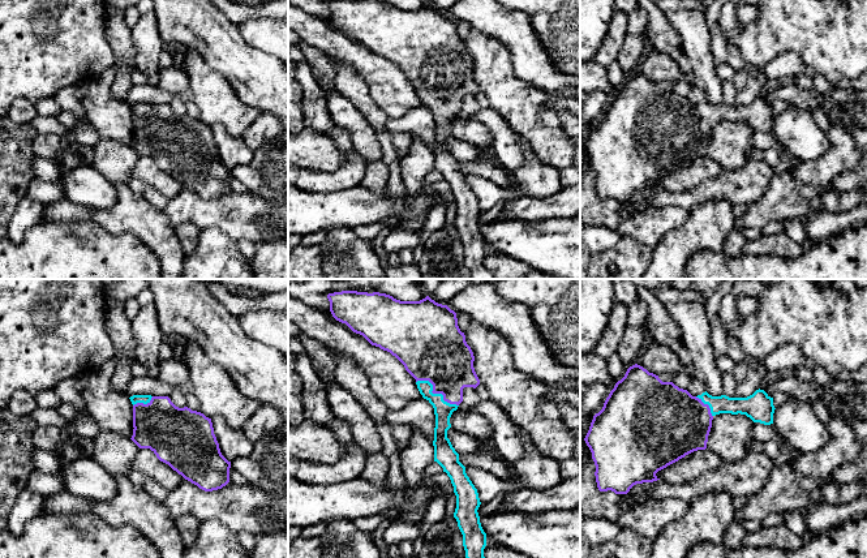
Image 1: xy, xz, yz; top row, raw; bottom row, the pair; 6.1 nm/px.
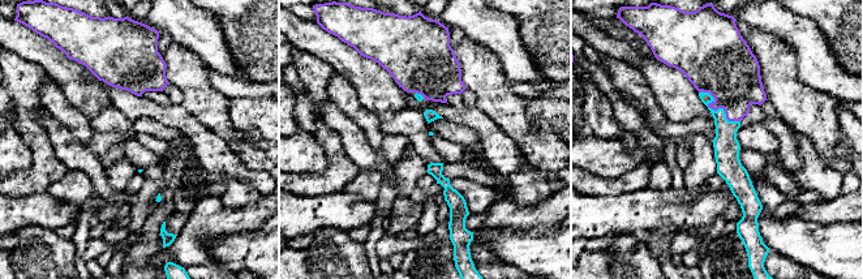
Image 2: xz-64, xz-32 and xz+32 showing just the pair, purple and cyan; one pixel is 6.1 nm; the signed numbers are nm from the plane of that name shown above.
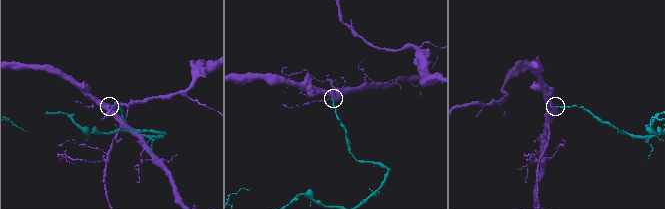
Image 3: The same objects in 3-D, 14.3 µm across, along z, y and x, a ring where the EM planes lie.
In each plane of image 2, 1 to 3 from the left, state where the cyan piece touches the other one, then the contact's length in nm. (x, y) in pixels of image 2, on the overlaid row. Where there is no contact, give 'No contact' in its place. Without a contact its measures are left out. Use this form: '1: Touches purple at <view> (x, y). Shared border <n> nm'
1: No contact
2: Touches purple at xz-32 (420, 93). Shared border 70 nm
3: Touches purple at xz+32 (715, 110). Shared border 320 nm

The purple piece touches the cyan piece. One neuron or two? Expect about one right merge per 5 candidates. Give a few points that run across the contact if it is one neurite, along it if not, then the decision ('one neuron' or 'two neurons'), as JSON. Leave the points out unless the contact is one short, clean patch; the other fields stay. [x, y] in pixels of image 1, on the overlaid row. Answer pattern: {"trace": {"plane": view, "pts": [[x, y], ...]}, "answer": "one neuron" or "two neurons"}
{"trace": {"plane": "xz", "pts": [[437, 352], [436, 393], [442, 399], [442, 410]]}, "answer": "one neuron"}

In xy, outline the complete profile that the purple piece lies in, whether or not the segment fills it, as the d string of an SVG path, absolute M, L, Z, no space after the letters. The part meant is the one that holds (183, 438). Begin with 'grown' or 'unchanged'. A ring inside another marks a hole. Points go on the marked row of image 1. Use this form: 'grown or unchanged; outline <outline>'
grown; outline M133 395L133 435L140 448L150 448L185 480L205 492L222 489L229 482L228 462L220 452L211 418L188 407L176 407L168 396Z

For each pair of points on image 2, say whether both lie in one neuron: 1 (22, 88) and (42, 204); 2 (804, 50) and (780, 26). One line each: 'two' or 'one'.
1: two
2: one

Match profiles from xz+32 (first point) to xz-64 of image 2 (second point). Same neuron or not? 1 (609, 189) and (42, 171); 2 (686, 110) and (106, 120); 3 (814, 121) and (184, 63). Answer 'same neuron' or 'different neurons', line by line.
1: same neuron
2: different neurons
3: same neuron

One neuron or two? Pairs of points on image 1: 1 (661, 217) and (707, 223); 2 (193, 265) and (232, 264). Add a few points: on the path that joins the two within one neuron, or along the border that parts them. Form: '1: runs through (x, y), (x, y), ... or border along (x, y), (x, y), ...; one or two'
1: border along (689, 211), (685, 222), (660, 240); two
2: runs through (202, 265), (223, 265); one

